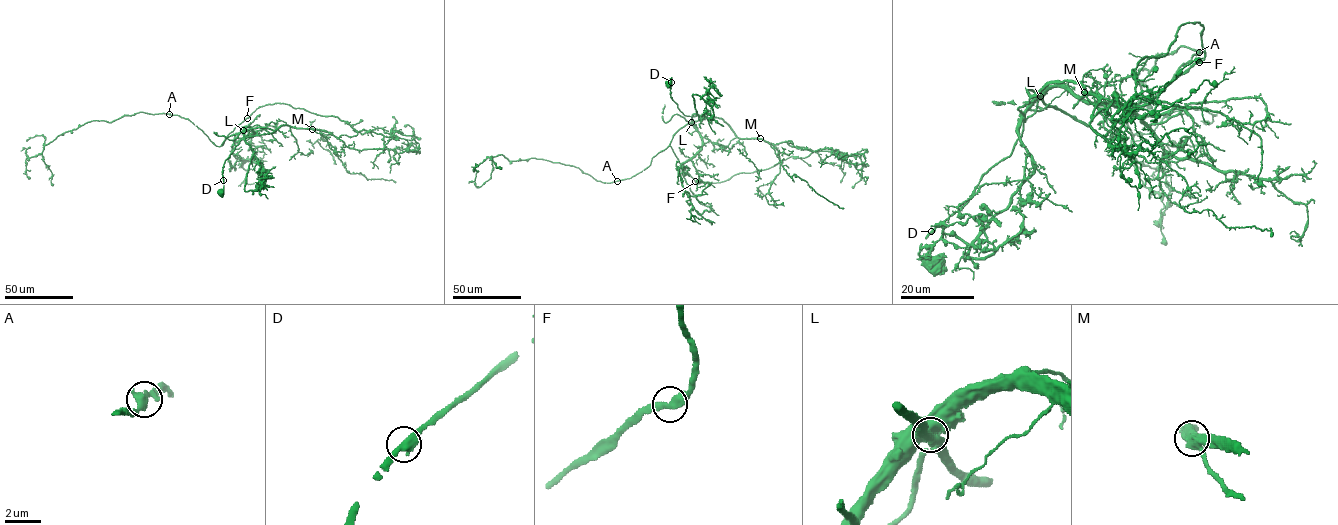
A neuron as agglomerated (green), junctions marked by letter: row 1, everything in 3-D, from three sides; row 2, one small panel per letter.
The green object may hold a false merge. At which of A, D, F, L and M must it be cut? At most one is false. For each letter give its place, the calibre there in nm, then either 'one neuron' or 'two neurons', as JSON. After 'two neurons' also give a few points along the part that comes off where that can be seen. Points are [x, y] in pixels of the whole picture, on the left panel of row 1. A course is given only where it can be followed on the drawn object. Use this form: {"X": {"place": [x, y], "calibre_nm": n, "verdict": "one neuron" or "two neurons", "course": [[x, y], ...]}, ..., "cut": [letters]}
{"A": {"place": [169, 114], "calibre_nm": 400, "verdict": "one neuron"}, "D": {"place": [223, 180], "calibre_nm": 420, "verdict": "one neuron"}, "F": {"place": [247, 118], "calibre_nm": 400, "verdict": "one neuron"}, "L": {"place": [243, 130], "calibre_nm": 650, "verdict": "two neurons", "course": [[243, 131], [249, 127], [254, 134], [235, 143], [231, 153], [245, 162], [242, 182], [254, 183]]}, "M": {"place": [312, 129], "calibre_nm": 550, "verdict": "one neuron"}, "cut": ["L"]}

